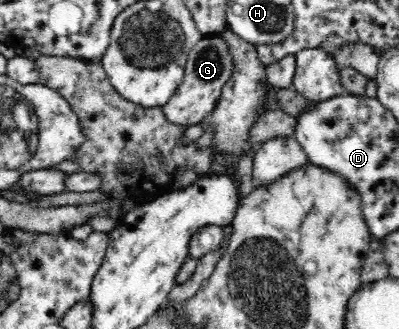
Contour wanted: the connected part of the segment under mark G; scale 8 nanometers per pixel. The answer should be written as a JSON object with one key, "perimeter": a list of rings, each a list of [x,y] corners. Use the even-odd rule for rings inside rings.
{"perimeter":[[[218,35],[205,36],[188,52],[183,82],[173,96],[162,106],[169,122],[193,126],[203,122],[212,114],[219,102],[223,87],[229,82],[234,69],[234,60],[228,44]]]}

